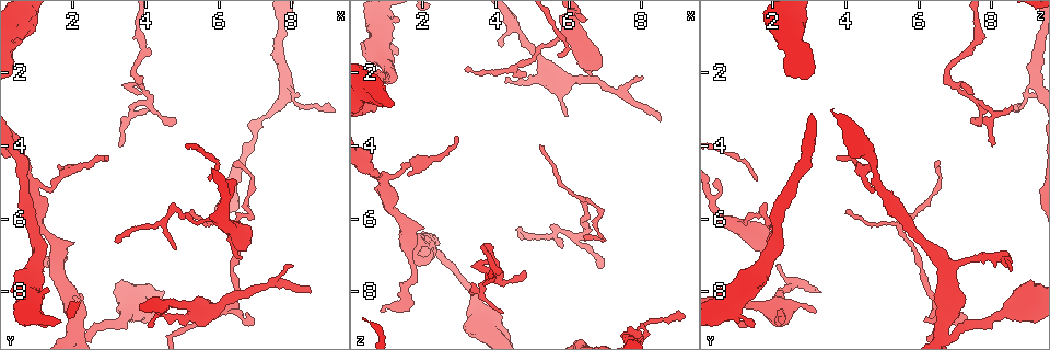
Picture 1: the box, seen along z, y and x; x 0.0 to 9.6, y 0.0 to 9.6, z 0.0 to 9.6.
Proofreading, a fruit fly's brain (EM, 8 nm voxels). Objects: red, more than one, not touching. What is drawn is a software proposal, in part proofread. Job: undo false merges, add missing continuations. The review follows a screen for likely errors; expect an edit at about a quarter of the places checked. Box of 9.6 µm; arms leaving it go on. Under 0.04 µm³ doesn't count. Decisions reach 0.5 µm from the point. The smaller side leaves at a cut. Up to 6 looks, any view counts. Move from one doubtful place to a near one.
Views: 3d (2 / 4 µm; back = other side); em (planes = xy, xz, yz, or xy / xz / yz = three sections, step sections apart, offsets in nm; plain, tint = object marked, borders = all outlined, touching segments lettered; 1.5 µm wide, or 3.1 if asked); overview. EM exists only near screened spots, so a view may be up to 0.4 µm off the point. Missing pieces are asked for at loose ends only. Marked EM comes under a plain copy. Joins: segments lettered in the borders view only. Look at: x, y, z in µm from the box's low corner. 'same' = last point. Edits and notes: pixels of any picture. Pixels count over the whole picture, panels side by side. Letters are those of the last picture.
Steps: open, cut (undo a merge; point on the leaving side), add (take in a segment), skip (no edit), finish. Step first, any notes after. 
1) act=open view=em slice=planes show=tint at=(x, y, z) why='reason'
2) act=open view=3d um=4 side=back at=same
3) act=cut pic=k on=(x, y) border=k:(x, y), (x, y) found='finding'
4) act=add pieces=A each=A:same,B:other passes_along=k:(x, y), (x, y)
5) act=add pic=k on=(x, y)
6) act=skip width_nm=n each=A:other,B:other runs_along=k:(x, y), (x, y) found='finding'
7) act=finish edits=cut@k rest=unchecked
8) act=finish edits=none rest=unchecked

act=open view=em slice=yz step=8 show=borders at=(5.25, 5.75, 4.05) why='tapers out'

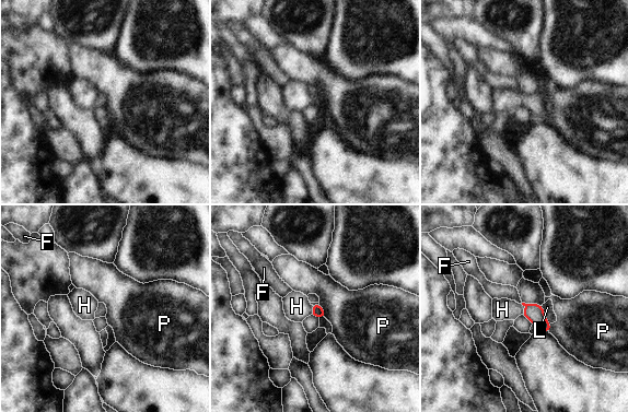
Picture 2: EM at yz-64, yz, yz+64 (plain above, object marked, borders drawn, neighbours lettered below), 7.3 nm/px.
act=open view=em slice=planes show=borders at=same

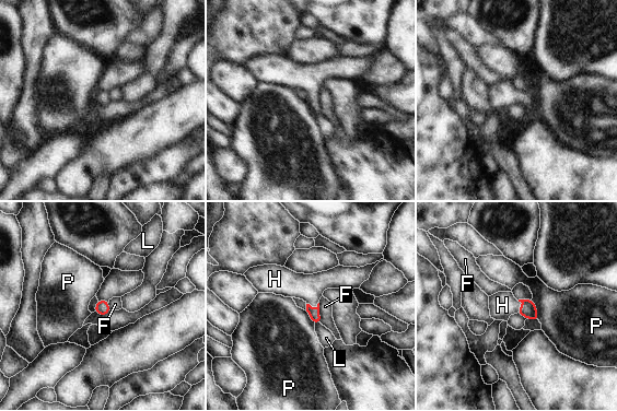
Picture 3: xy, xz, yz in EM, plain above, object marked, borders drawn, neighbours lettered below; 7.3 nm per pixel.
act=add pic=3 on=(310, 288) width_nm=80 each=F:other,H:same,L:other,P:other passes_along=3:(313, 313), (313, 308), (310, 288) found='the neuron continues'

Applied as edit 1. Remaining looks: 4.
act=open view=em slice=yz step=8 show=tint at=(8.55, 8.00, 3.30) why='branch stops here'

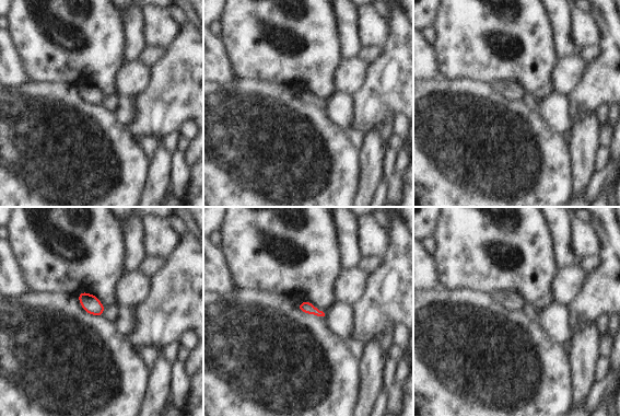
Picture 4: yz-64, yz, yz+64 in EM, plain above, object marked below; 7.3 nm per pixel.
act=open view=em slice=planes show=borders at=same

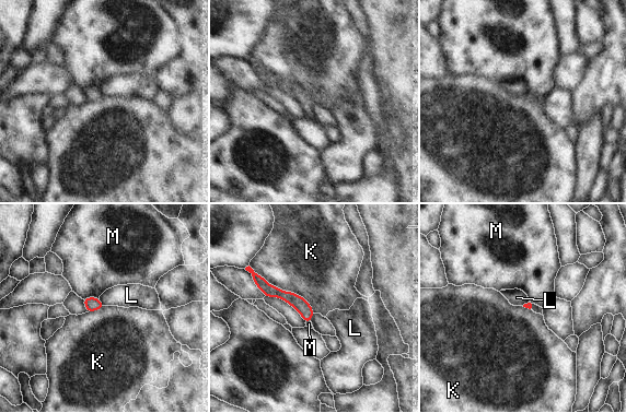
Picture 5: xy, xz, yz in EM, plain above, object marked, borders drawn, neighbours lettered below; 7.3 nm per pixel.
act=skip each=K:other,L:other,M:other runs_along=5:(261, 282), (292, 298), (309, 318) found='none of them fits'

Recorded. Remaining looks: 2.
act=finish edits=add@3 rest=unchecked

